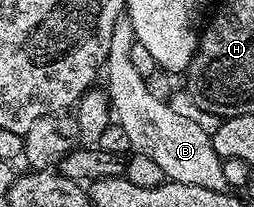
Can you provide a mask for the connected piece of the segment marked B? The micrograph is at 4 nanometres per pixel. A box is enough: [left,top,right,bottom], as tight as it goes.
[104,19,227,191]

